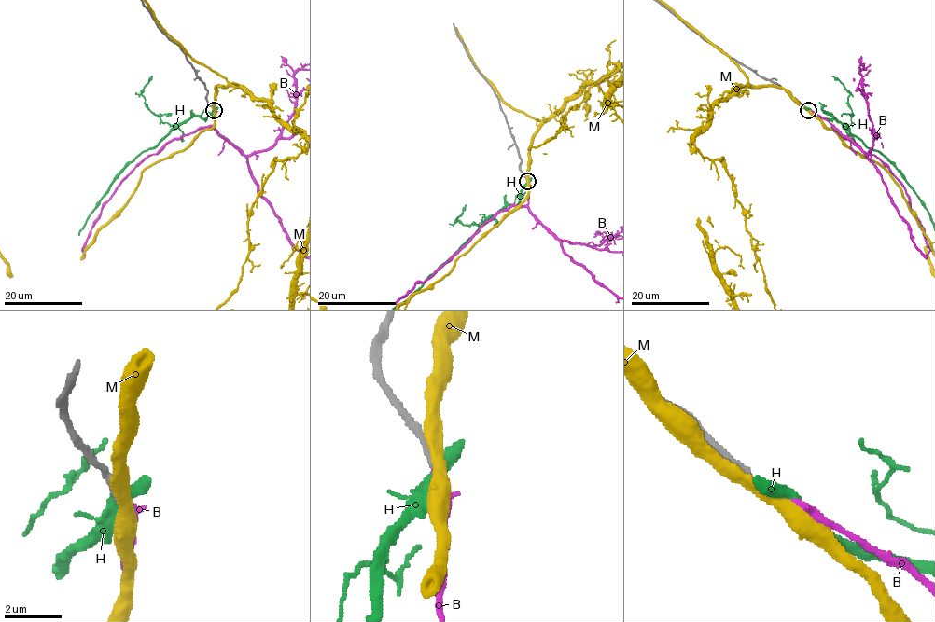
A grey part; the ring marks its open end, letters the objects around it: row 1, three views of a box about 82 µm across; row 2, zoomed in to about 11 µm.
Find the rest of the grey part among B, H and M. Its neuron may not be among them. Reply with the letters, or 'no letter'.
B

